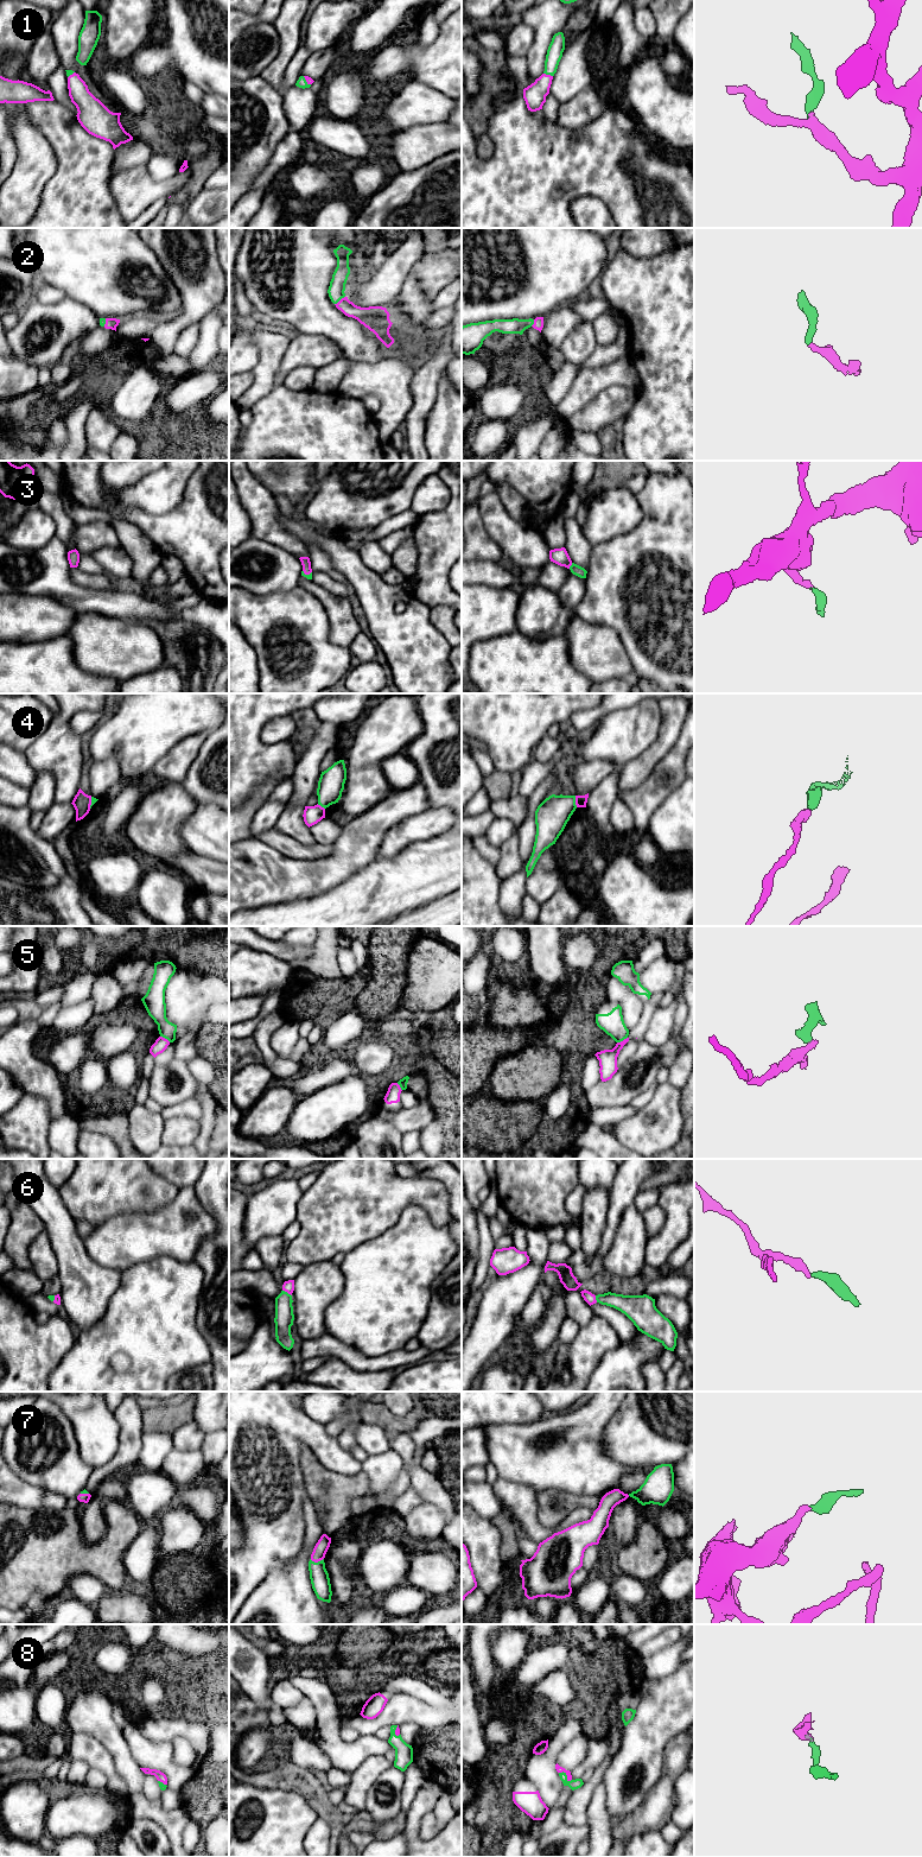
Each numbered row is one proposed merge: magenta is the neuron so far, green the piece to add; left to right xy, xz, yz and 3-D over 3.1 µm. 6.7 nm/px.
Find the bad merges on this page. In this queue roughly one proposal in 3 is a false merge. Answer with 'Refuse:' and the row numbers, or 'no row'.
Refuse: 4, 5

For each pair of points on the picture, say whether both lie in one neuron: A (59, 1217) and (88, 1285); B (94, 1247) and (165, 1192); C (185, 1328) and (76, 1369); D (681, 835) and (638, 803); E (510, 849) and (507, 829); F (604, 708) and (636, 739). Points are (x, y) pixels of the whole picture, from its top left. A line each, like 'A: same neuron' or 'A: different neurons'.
A: same neuron
B: different neurons
C: same neuron
D: different neurons
E: different neurons
F: different neurons

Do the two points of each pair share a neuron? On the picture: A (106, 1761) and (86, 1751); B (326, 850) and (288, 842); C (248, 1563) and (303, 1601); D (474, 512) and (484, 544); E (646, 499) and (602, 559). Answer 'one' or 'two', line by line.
A: one
B: one
C: two
D: one
E: one

